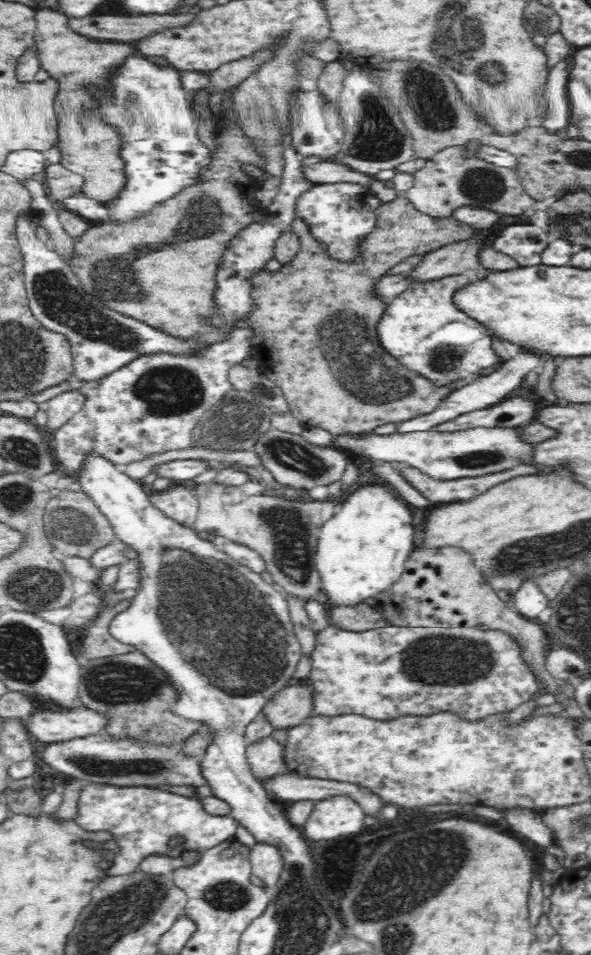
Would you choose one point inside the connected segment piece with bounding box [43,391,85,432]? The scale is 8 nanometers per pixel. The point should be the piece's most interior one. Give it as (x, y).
(59, 410)

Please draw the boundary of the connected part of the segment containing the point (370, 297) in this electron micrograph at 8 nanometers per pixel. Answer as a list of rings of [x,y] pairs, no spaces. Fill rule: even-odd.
[[[403,194],[392,202],[381,203],[376,213],[376,225],[366,240],[362,240],[363,252],[359,253],[354,264],[331,260],[322,244],[310,233],[308,225],[302,219],[295,218],[290,230],[298,235],[300,255],[294,256],[290,264],[282,265],[282,270],[276,275],[261,272],[254,277],[251,298],[257,307],[245,321],[239,323],[239,326],[254,329],[254,343],[263,346],[256,354],[268,358],[272,369],[266,375],[280,388],[290,413],[305,427],[322,428],[336,436],[358,434],[358,428],[364,428],[360,432],[365,432],[372,430],[372,424],[398,424],[411,417],[434,412],[440,401],[458,390],[455,384],[440,387],[433,380],[422,380],[422,376],[416,372],[402,368],[402,364],[398,364],[398,360],[394,360],[378,344],[378,322],[384,316],[386,301],[375,296],[374,290],[377,282],[392,266],[404,262],[410,256],[428,255],[450,243],[470,239],[474,236],[470,232],[476,232],[476,229],[460,223],[452,216],[433,217],[424,214],[416,210]],[[330,368],[340,370],[340,374],[352,374],[336,378],[340,378],[342,384],[358,398],[372,402],[372,406],[342,404],[340,398],[346,394],[346,390],[336,378],[332,378]],[[390,368],[396,368],[396,372],[410,378],[414,388],[410,396],[404,396],[410,388],[400,382],[400,376],[396,376]],[[376,408],[382,412],[378,414]]]

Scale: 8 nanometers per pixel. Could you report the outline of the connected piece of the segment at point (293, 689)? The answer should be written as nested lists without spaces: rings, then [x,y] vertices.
[[[306,680],[288,684],[274,693],[262,713],[274,730],[301,725],[314,714],[313,688]]]

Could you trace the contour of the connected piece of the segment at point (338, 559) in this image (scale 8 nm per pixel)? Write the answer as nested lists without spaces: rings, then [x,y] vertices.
[[[378,484],[362,486],[352,492],[344,504],[338,506],[338,512],[326,520],[320,528],[320,536],[315,552],[315,567],[319,572],[329,606],[356,606],[364,604],[368,598],[388,590],[405,572],[405,564],[414,548],[414,539],[418,537],[418,526],[412,526],[412,514],[408,506],[396,500],[390,490]]]

